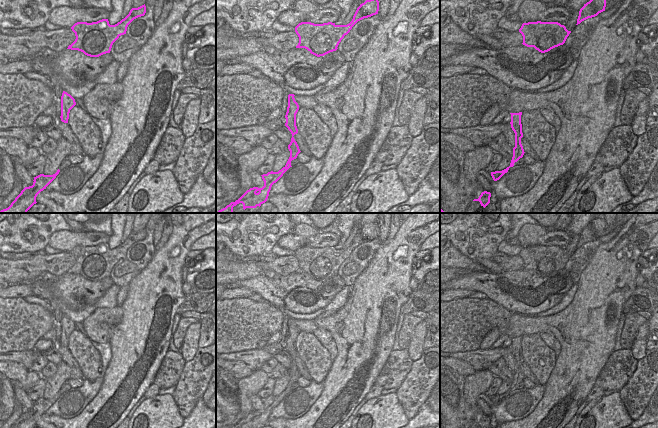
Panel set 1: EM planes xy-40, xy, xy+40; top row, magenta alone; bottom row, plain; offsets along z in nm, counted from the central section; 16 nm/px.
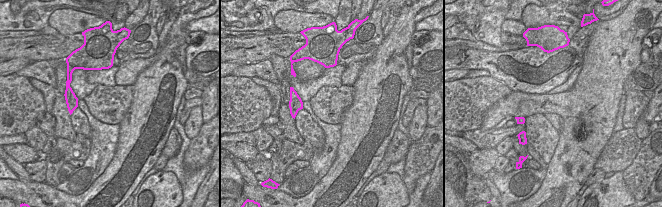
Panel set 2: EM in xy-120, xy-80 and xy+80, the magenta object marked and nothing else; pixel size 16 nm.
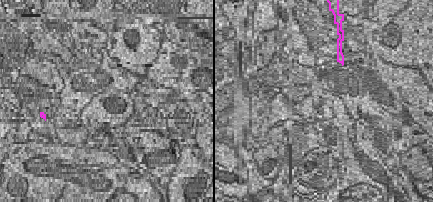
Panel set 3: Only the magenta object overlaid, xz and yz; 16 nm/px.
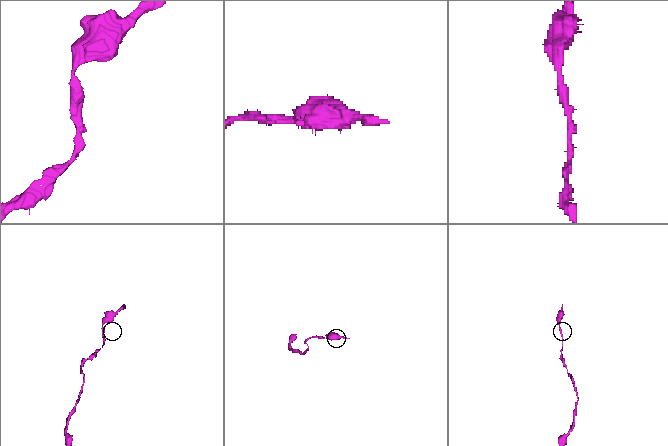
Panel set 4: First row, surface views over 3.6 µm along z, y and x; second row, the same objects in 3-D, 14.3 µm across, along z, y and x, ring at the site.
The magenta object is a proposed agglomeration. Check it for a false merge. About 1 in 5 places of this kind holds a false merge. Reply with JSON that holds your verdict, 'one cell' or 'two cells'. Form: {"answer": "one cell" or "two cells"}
{"answer": "one cell"}

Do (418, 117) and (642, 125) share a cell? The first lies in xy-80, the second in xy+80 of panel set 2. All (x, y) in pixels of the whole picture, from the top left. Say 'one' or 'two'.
one

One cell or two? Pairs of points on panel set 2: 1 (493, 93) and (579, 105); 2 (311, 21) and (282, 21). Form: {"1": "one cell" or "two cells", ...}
{"1": "two cells", "2": "one cell"}

